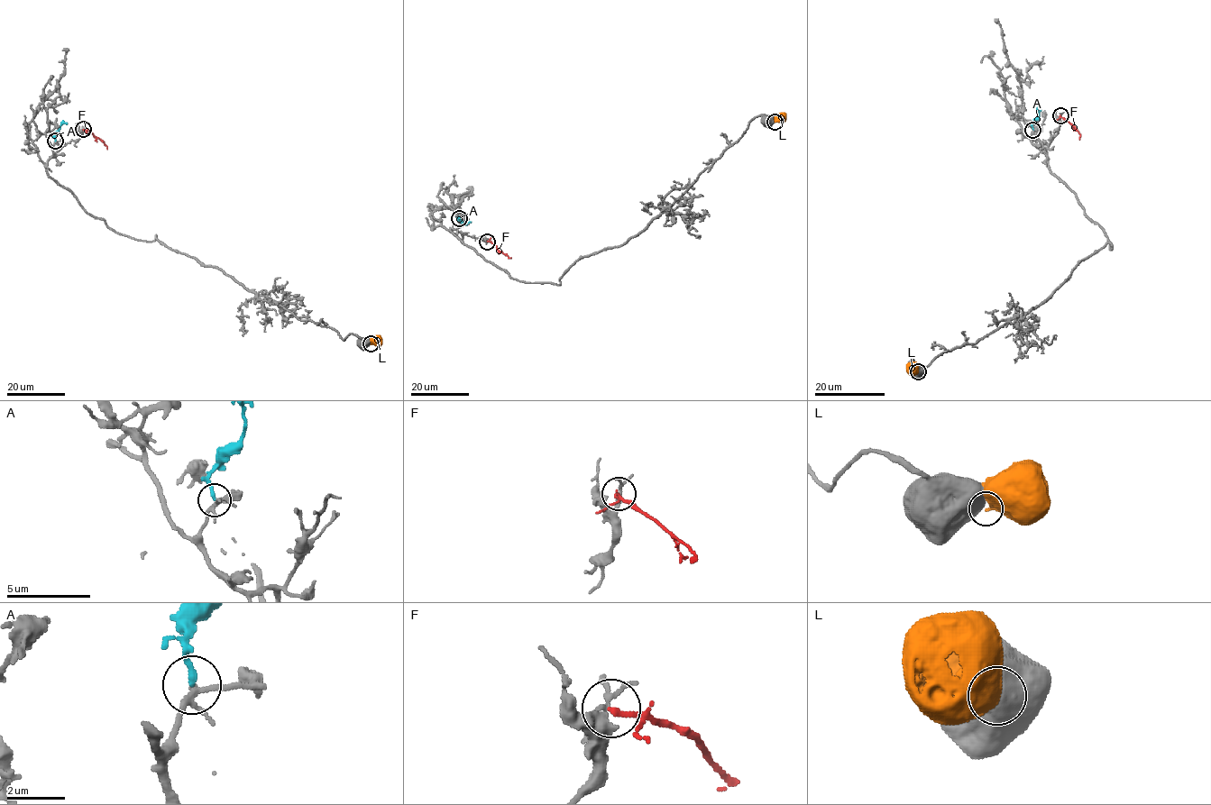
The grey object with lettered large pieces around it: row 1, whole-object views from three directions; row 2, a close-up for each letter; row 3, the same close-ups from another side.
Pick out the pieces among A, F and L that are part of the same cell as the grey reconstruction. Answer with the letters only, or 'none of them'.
A

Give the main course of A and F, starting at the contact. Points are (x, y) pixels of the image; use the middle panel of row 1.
A: (459, 218), (464, 224), (471, 222)
F: (487, 242), (511, 257)

